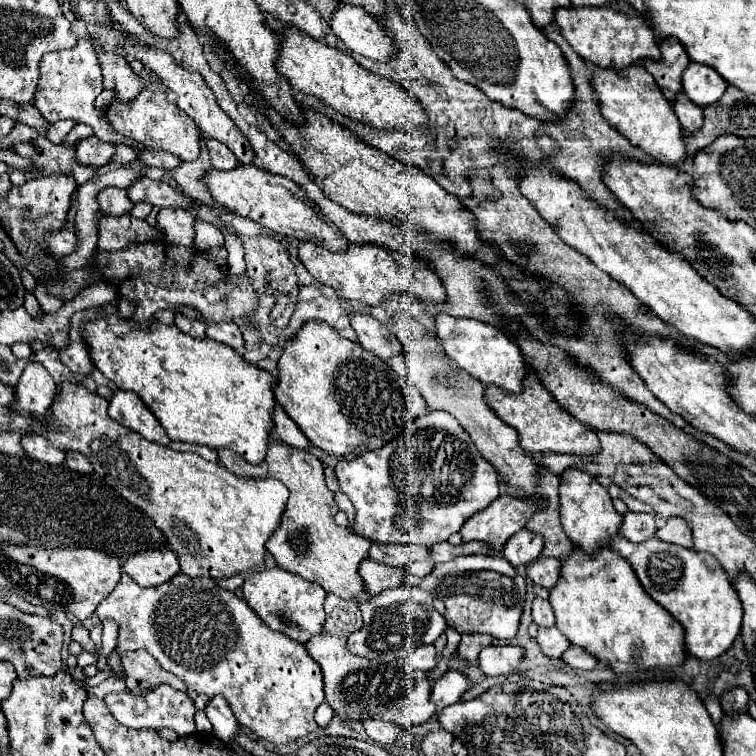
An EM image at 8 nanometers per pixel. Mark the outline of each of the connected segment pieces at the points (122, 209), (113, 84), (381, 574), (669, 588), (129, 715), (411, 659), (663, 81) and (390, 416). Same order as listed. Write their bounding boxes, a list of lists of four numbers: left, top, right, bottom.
[[97,187,133,215],[99,51,145,103],[359,559,403,597],[611,535,741,661],[105,685,195,735],[407,645,437,671],[645,37,689,101],[275,321,427,455]]

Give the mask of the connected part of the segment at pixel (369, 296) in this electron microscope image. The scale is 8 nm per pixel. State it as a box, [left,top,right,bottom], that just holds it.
[299,243,445,307]

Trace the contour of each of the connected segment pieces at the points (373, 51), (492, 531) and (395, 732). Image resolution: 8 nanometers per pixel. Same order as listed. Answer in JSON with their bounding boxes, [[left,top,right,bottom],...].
[[331,3,395,61],[461,495,537,547],[363,719,405,745]]

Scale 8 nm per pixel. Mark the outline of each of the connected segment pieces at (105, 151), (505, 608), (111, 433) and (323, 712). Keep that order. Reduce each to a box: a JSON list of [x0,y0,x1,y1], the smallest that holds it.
[[75,137,115,169],[419,555,525,639],[47,383,289,579],[315,701,333,727]]

